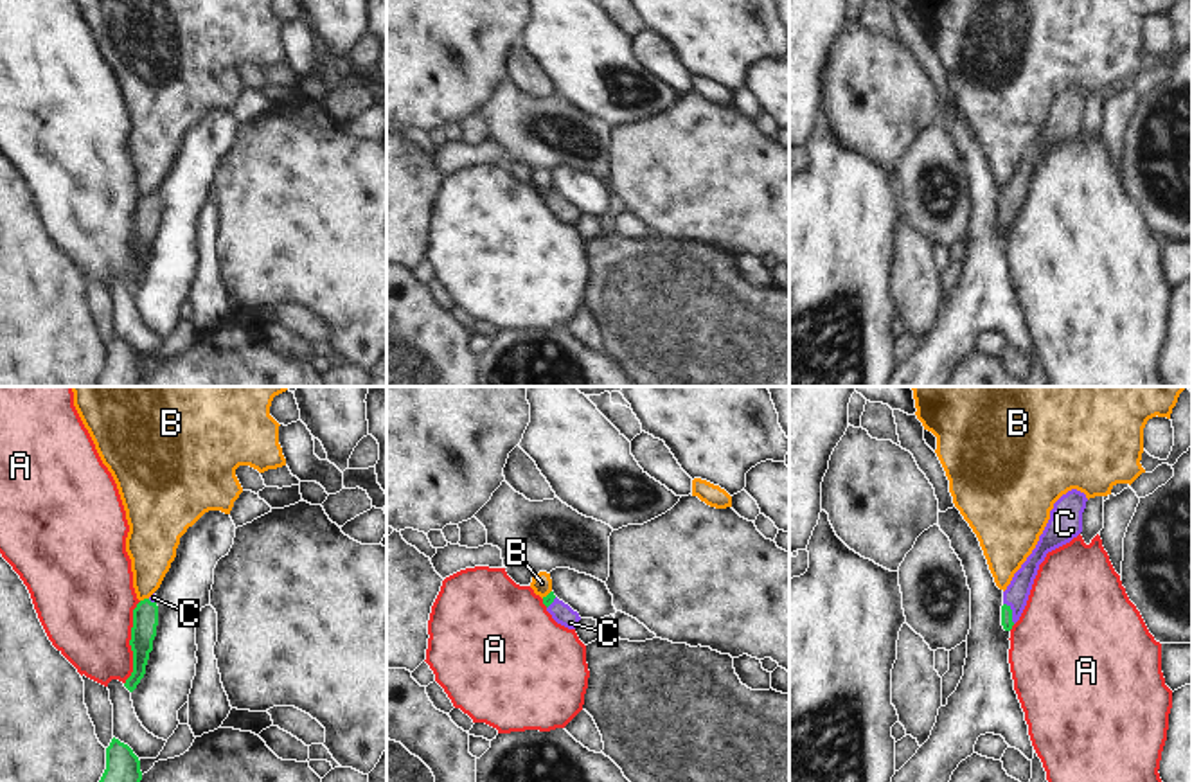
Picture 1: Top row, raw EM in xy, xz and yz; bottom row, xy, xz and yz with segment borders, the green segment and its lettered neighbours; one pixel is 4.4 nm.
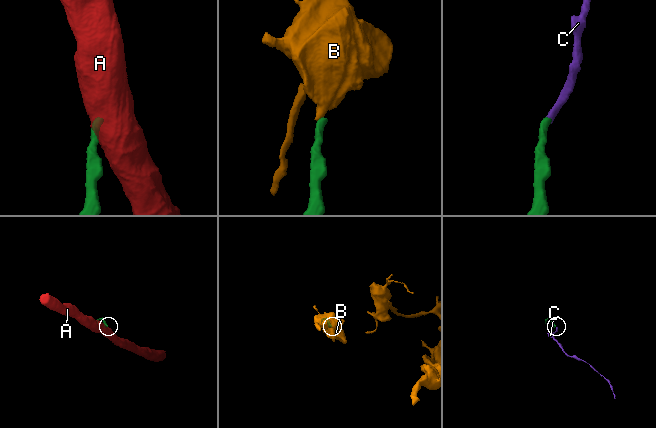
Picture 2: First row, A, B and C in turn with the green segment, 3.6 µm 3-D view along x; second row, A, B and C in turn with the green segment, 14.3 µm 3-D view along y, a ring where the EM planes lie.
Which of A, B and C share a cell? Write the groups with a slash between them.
A / B / C

